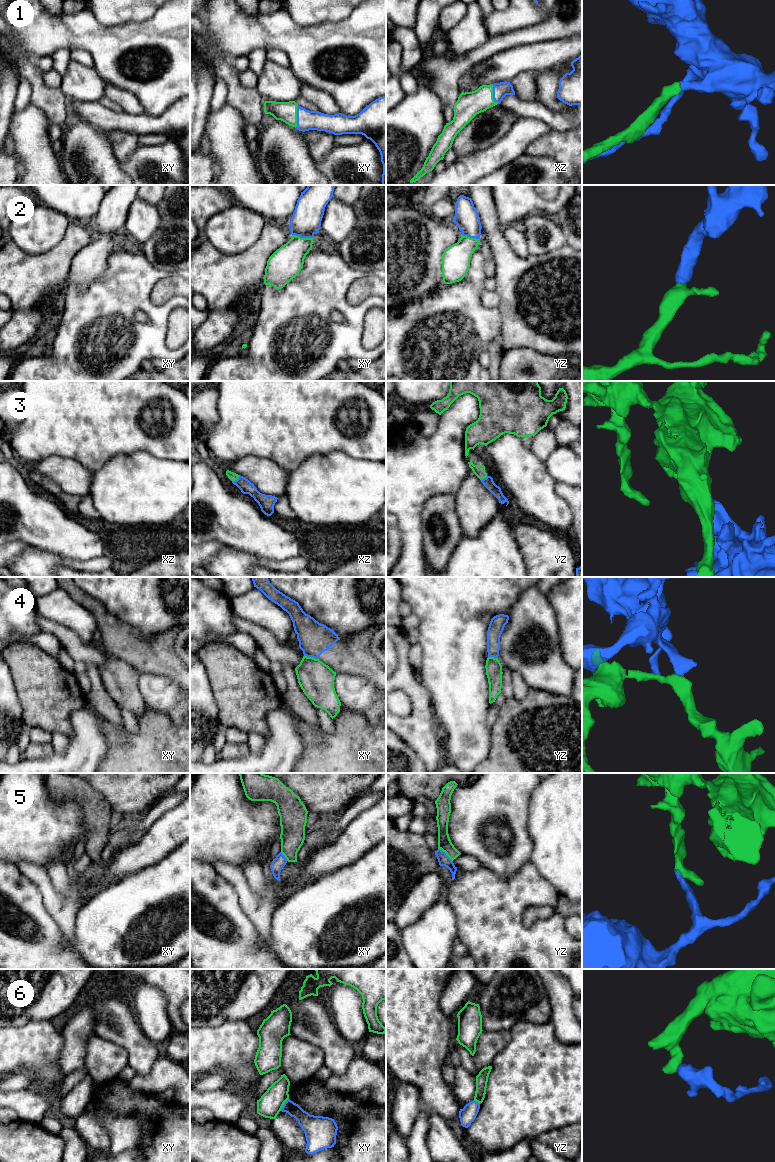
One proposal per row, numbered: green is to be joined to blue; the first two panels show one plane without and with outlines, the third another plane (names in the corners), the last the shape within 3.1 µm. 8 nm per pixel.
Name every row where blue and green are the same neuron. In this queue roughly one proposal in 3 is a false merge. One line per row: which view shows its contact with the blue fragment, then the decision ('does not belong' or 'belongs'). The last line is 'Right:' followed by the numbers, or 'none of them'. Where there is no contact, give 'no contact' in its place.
1: meets blue in xy; belongs
2: meets blue in xy; belongs
3: meets blue in xz; belongs
4: meets blue in xy; does not belong
5: meets blue in yz; does not belong
6: meets blue in xy; does not belong
Right: 1, 2, 3

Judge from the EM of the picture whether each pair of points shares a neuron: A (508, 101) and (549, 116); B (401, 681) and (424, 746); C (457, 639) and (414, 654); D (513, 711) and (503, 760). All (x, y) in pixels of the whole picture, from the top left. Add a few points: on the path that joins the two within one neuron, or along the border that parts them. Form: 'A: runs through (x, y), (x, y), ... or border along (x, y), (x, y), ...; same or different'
A: runs through (518, 106), (522, 109), (535, 109), (539, 111); same
B: runs through (417, 696), (421, 701), (421, 730); same
C: border along (418, 642), (421, 648), (420, 668); different
D: runs through (511, 723), (504, 731), (504, 748); same

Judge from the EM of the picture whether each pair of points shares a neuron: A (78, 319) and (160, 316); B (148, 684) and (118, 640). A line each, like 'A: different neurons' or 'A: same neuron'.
A: same neuron
B: different neurons

